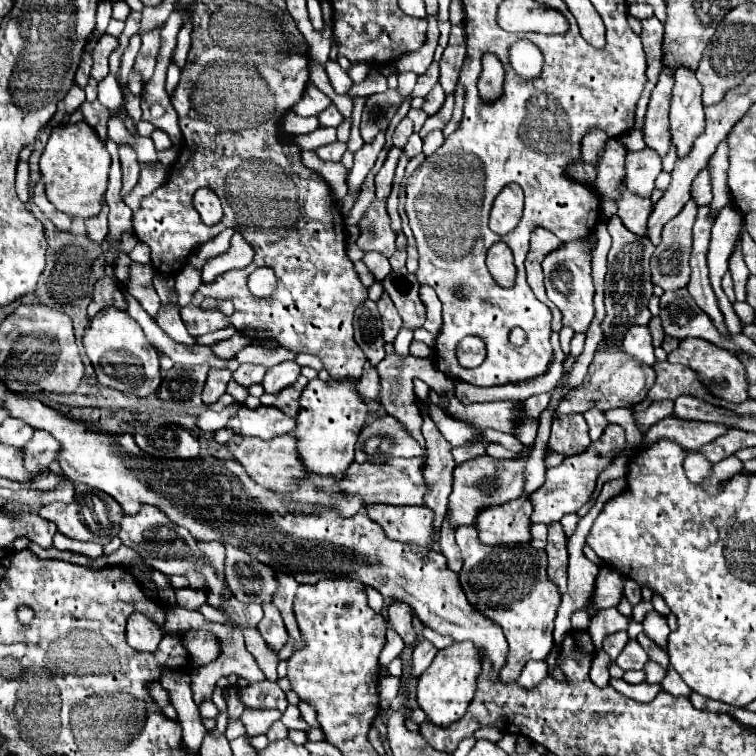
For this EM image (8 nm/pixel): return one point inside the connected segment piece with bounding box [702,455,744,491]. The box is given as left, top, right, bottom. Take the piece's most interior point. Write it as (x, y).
(727, 467)

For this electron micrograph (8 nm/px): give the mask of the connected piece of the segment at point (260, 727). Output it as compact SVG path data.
M244 709L244 713L242 713L242 723L244 723L244 727L246 727L246 737L258 737L258 735L266 735L268 733L268 729L272 727L272 723L276 721L276 719L280 719L280 711L276 711L276 709L270 709L270 711L266 711L266 709Z

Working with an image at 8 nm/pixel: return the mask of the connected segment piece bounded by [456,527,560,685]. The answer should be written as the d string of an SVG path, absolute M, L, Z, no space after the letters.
M458 527L456 543L464 557L458 577L468 603L478 613L498 623L508 641L508 659L500 669L500 681L508 685L516 681L530 659L544 661L554 647L552 629L560 597L546 575L546 553L528 543L484 545L474 527Z

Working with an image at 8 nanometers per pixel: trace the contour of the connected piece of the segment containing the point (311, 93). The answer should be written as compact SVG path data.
M310 85L306 89L306 93L302 95L302 99L292 107L292 113L310 117L310 115L318 115L320 111L324 111L330 104L332 104L330 97L324 95L322 91L318 91L314 85Z

